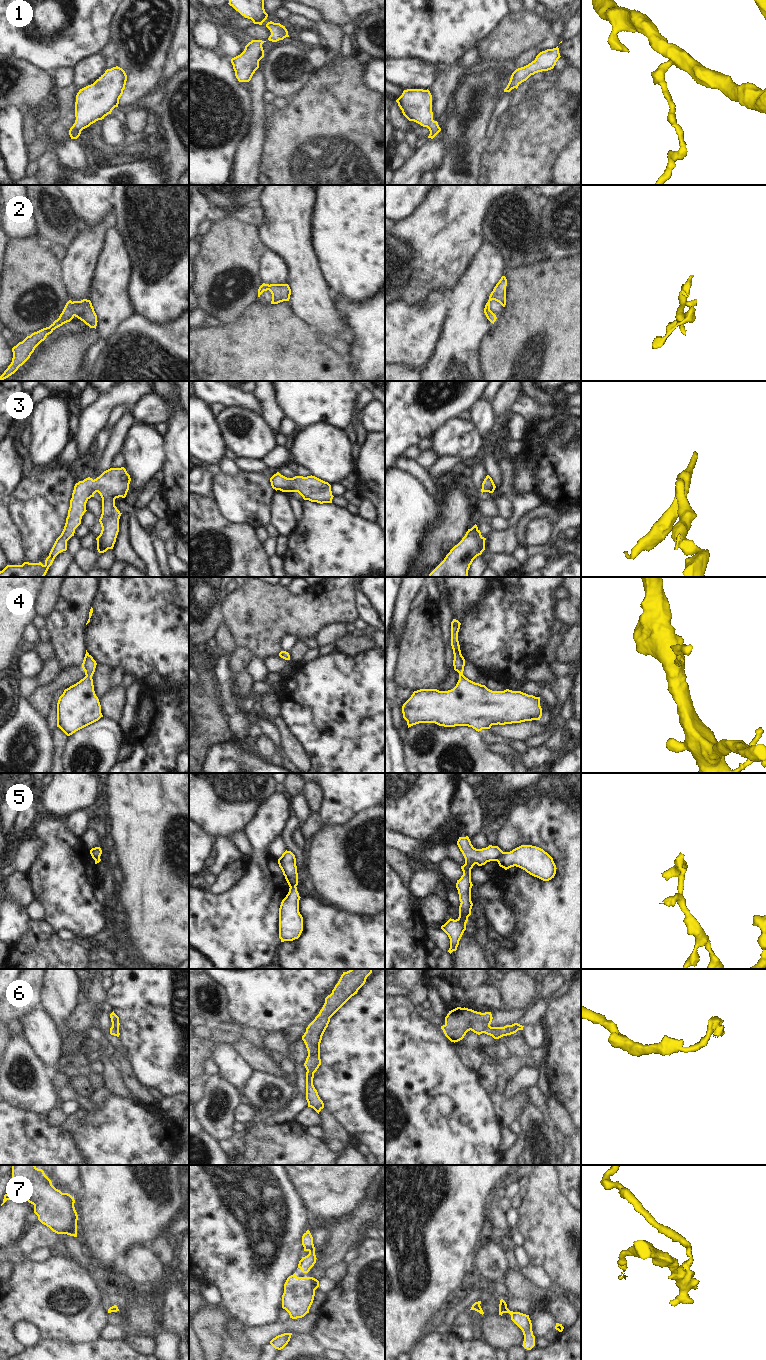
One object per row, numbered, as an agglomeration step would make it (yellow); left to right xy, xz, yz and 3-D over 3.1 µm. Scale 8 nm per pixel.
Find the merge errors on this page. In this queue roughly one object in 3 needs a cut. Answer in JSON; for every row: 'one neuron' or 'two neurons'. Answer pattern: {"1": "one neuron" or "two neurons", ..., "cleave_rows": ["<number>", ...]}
{"1": "one neuron", "2": "one neuron", "3": "one neuron", "4": "one neuron", "5": "two neurons", "6": "one neuron", "7": "one neuron", "cleave_rows": ["5"]}

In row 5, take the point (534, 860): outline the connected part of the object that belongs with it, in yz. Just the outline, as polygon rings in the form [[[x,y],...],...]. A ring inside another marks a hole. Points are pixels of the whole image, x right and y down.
[[[521,845],[510,852],[503,852],[497,862],[505,870],[516,866],[543,881],[554,878],[557,869],[547,852],[532,845]]]

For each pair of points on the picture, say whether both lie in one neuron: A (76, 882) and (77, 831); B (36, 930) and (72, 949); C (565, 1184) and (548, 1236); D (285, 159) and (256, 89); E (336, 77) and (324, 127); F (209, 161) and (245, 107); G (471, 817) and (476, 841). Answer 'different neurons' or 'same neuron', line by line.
A: different neurons
B: same neuron
C: different neurons
D: different neurons
E: same neuron
F: same neuron
G: different neurons

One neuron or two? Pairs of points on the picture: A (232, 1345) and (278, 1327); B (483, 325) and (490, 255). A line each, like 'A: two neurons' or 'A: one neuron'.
A: one neuron
B: one neuron

